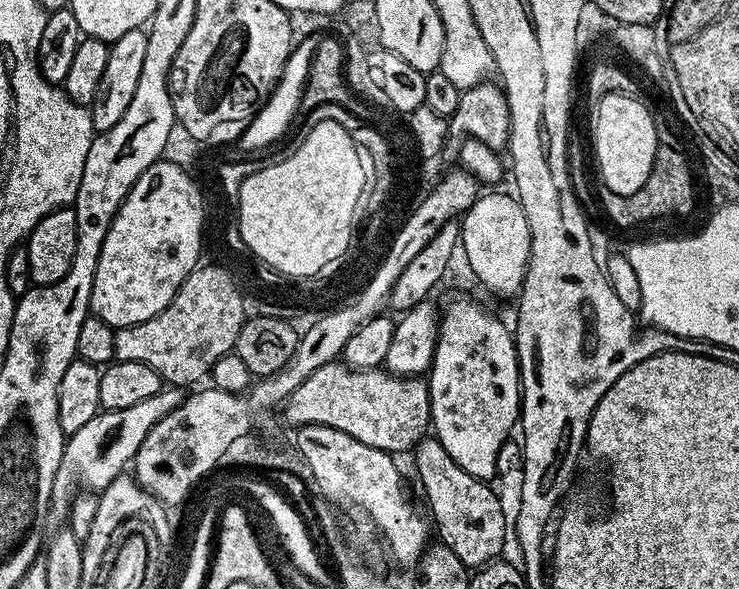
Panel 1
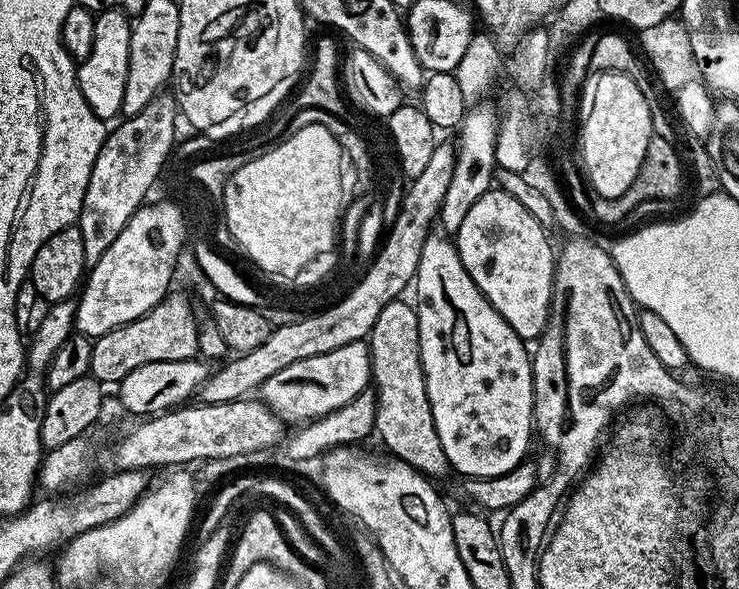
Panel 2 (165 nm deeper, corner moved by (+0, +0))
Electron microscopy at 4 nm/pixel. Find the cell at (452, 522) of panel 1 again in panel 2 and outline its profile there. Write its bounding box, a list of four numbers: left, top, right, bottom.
[370,299,450,478]

